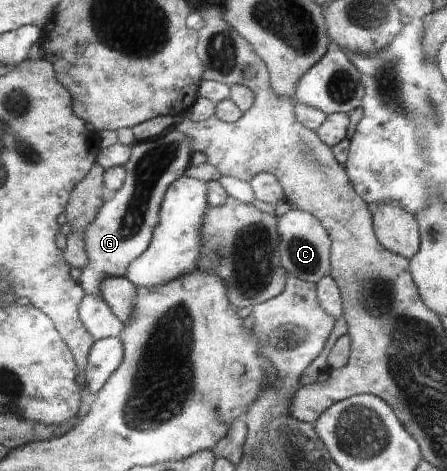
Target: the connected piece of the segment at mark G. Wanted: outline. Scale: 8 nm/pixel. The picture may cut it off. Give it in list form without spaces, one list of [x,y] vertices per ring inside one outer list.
[[[175,128],[151,141],[133,144],[131,156],[124,165],[126,177],[119,194],[101,206],[84,231],[88,264],[81,271],[79,280],[87,296],[101,294],[101,286],[109,277],[127,276],[129,266],[151,244],[155,226],[160,222],[159,206],[163,205],[163,194],[167,194],[173,180],[179,180],[190,166],[191,147],[193,142],[188,135]]]

